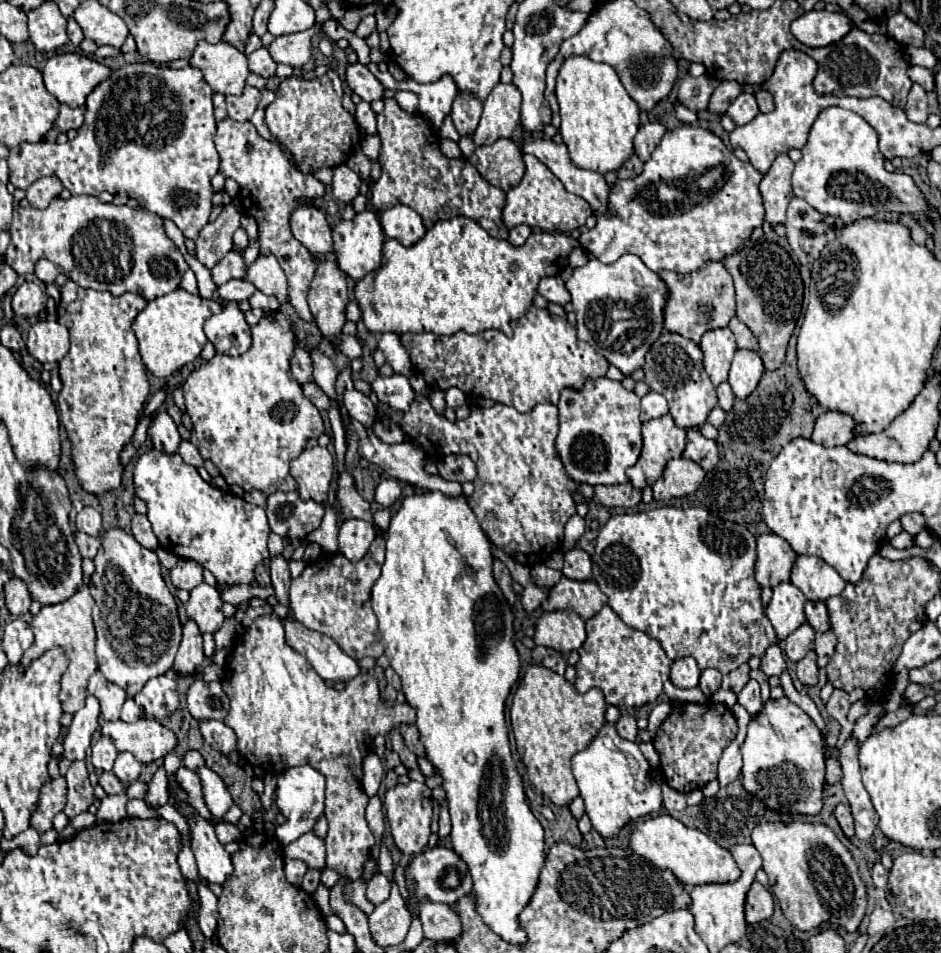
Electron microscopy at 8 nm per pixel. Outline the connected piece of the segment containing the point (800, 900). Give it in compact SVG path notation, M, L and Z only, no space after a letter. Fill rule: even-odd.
M761 822L751 832L753 846L763 858L773 894L787 920L797 930L813 930L823 922L855 932L865 916L867 900L857 864L841 840L821 822Z

